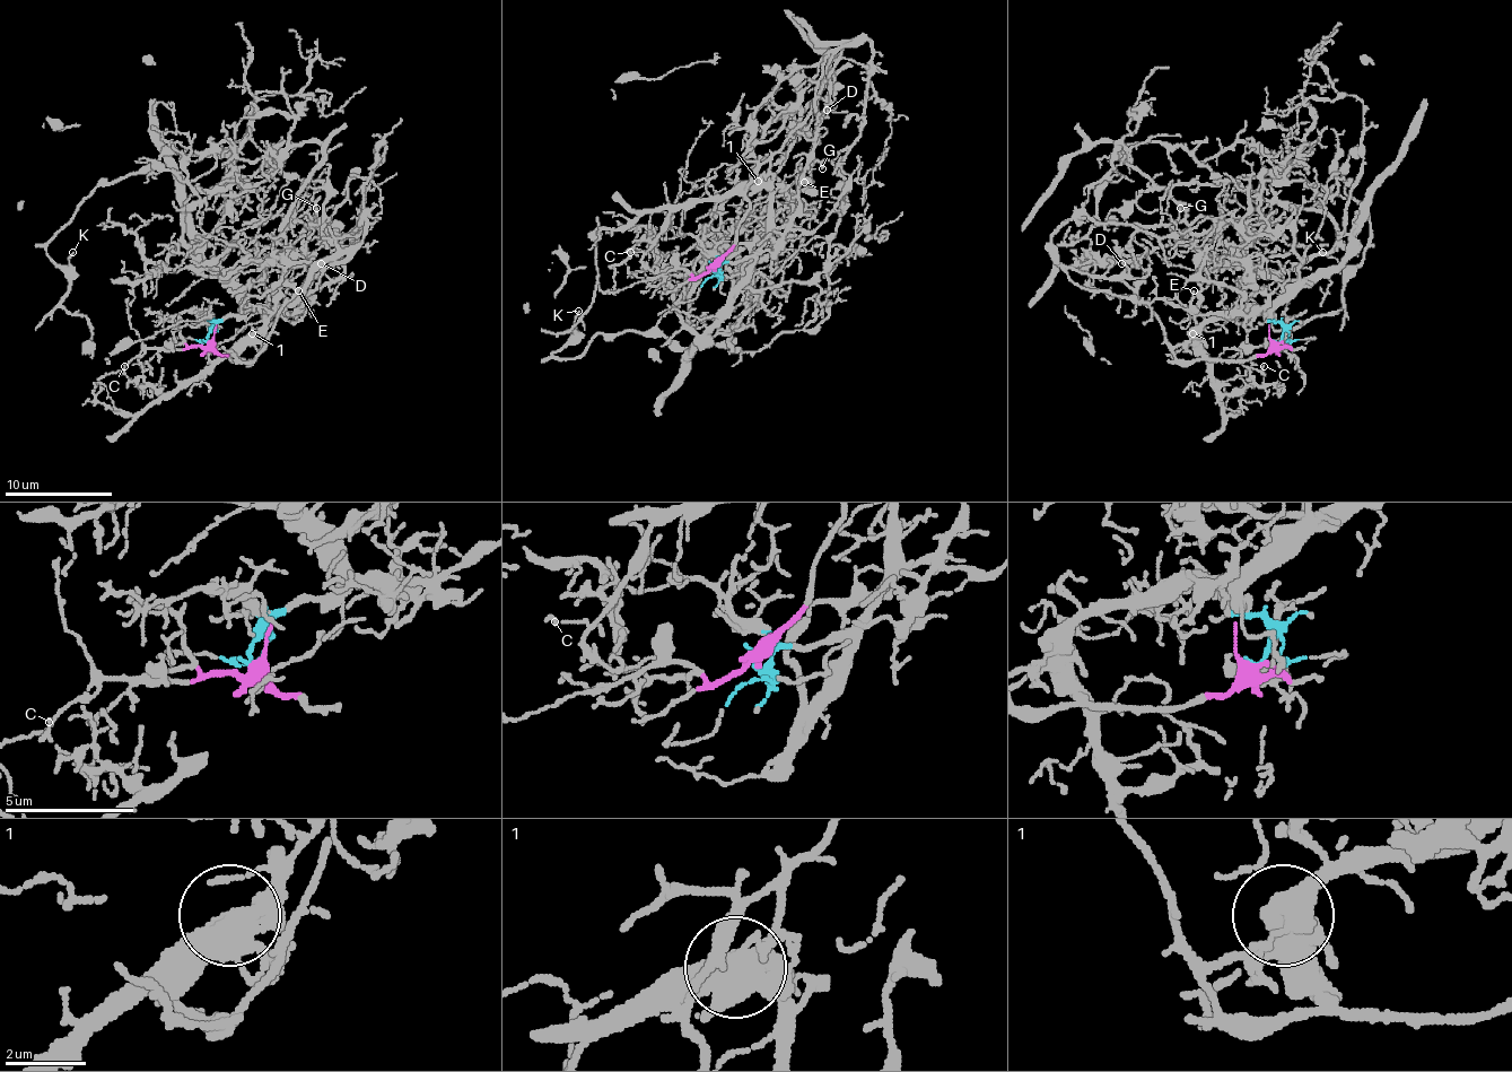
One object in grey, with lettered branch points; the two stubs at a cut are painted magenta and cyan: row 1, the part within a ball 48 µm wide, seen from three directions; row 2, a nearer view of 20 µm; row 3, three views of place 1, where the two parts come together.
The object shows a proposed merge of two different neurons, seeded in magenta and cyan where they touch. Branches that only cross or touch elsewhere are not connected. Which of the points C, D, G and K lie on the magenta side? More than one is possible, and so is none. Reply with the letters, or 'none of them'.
D, G

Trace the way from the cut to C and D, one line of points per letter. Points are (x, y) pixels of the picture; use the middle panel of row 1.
C: (714, 267), (743, 262), (767, 233), (770, 198), (762, 181), (687, 200), (649, 249), (630, 251)
D: (714, 267), (735, 241), (735, 229), (749, 208), (745, 184), (757, 168), (810, 112), (827, 116), (827, 109)

